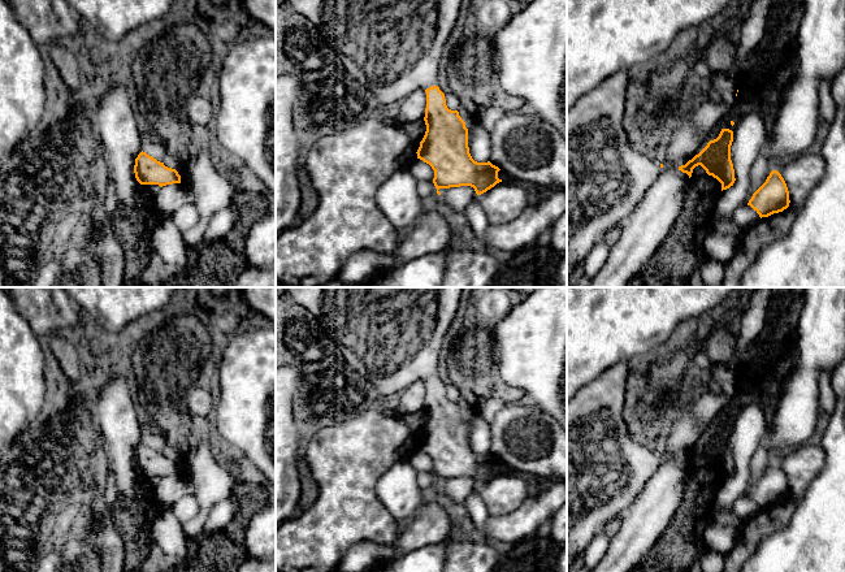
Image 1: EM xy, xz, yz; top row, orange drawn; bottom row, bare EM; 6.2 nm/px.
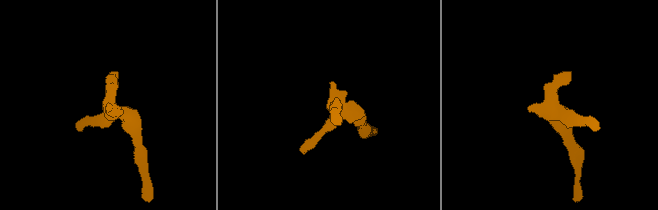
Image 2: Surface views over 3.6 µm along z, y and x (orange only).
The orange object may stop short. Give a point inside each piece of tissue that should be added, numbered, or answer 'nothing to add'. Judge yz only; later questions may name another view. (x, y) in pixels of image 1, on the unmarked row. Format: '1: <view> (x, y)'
1: yz (606, 468)

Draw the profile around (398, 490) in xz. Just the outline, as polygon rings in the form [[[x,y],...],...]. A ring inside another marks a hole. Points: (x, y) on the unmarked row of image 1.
[[[399,460],[376,485],[381,503],[402,524],[411,520],[428,498],[419,488],[416,476],[417,471],[407,460]]]

